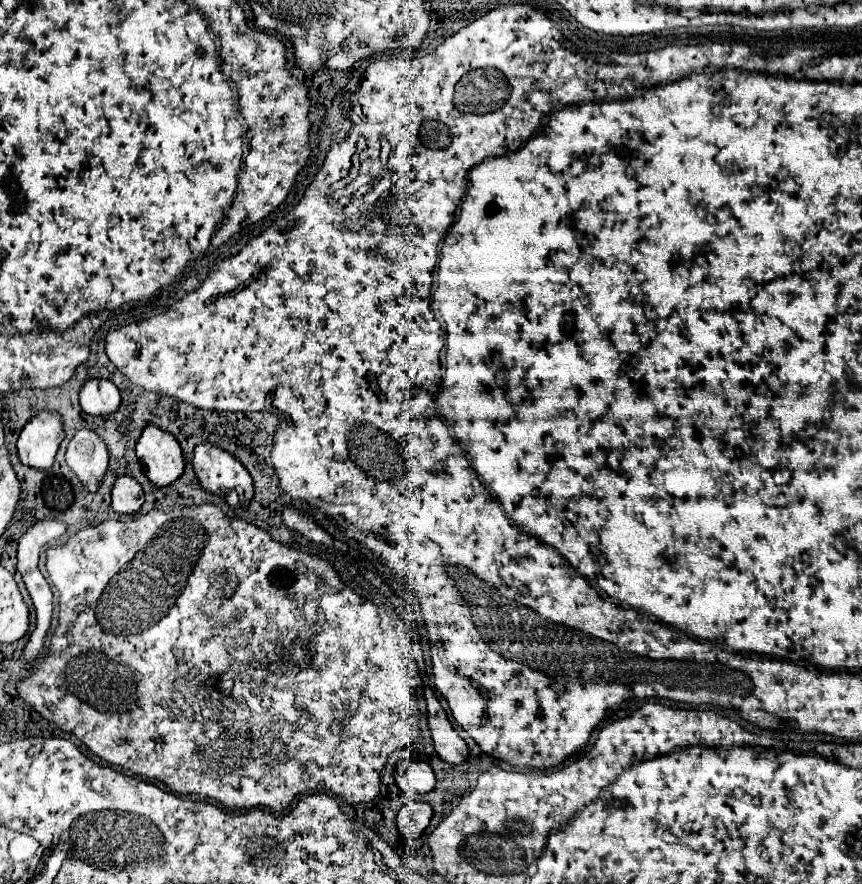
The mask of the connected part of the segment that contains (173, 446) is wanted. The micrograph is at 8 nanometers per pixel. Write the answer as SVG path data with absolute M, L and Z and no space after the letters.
M152 424L144 428L136 444L136 456L140 462L144 458L148 466L144 474L158 488L172 484L184 470L184 458L176 438Z

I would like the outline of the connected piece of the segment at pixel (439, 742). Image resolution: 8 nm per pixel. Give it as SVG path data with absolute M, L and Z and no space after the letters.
M432 702L432 708L428 708L428 728L440 760L448 764L460 764L468 758L468 746L452 728L440 702Z

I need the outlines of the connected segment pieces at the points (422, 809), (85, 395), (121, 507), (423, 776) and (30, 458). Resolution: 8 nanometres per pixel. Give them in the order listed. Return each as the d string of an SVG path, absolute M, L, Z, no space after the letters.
M408 802L400 808L400 812L396 816L396 824L398 824L398 830L404 838L416 840L430 824L430 818L432 818L432 806L430 804Z
M88 380L80 390L80 406L88 416L108 416L120 406L120 392L110 380Z
M120 476L112 486L112 510L116 514L136 514L144 504L142 486L130 478Z
M416 758L398 762L394 770L394 780L398 788L408 794L426 794L436 784L430 764Z
M40 412L20 432L18 458L28 468L50 470L58 444L64 440L62 420L56 412Z

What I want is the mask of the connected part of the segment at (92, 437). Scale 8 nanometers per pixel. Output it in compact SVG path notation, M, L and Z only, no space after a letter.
M78 430L66 448L66 464L90 492L96 492L108 468L102 438L92 430Z

